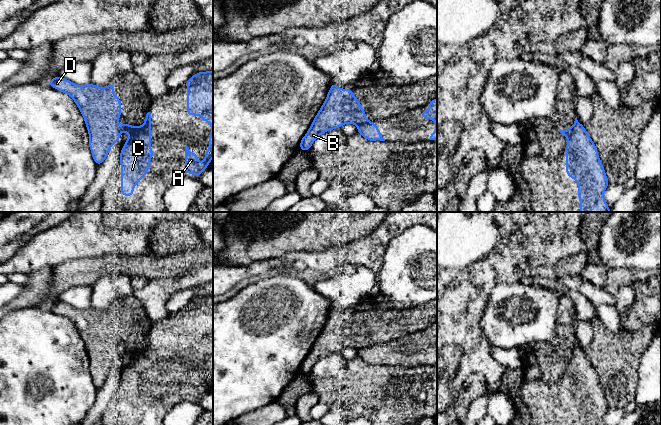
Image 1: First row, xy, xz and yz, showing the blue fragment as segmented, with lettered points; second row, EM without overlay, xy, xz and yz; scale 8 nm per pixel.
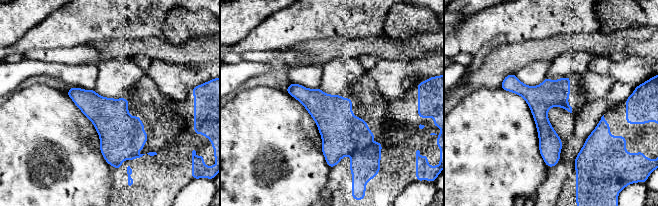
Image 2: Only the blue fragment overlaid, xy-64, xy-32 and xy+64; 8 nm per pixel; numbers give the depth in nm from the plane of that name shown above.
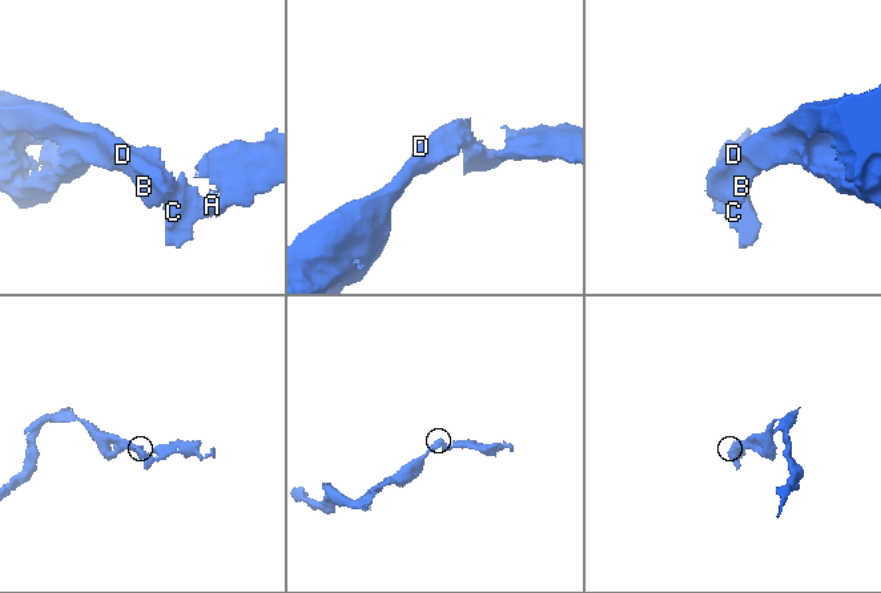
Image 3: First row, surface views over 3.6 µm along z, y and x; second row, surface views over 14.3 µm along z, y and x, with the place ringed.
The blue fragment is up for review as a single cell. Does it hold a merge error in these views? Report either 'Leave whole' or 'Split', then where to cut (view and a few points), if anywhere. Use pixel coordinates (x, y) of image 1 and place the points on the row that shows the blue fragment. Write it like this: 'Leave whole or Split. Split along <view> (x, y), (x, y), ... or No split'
Split. Split along xy (140, 127), (137, 134), (125, 144)

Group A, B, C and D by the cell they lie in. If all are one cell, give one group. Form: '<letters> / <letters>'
A C / B D

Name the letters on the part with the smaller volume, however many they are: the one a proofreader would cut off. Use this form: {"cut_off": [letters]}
{"cut_off": ["A", "C"]}

